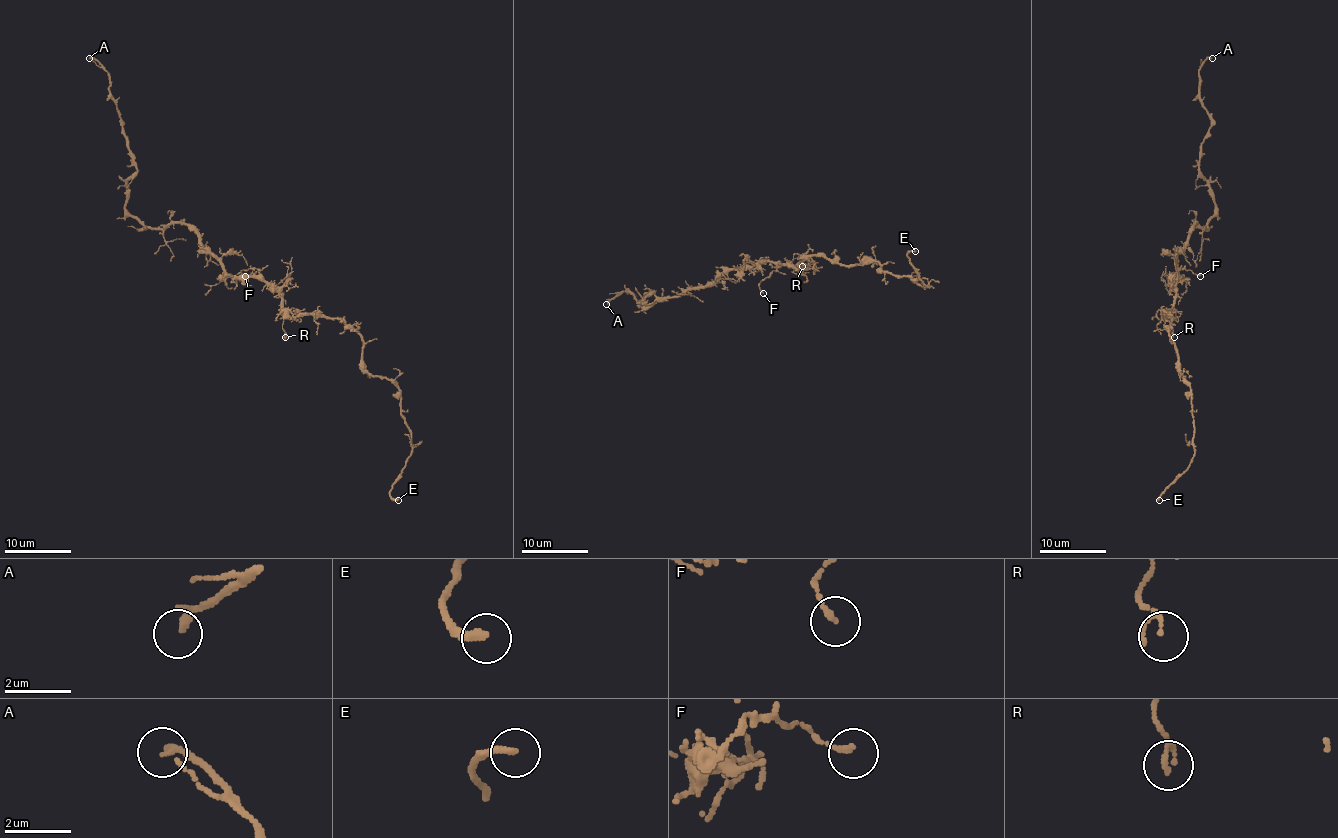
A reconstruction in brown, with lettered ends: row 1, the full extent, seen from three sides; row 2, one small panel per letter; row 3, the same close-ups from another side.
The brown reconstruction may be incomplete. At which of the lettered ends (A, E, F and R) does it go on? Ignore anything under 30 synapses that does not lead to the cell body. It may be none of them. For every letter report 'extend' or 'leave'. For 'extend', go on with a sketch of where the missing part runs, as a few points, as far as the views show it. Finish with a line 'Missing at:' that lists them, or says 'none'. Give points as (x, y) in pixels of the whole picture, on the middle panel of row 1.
A: leave
E: extend; course (915, 251), (944, 251), (978, 288), (977, 299)
F: leave
R: leave
Missing at: E

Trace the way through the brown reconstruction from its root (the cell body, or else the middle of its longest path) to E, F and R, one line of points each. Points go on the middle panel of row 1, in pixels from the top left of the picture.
E: (771, 261), (794, 268), (809, 256), (842, 264), (877, 261), (880, 271), (929, 286), (907, 258), (915, 251)
F: (771, 261), (776, 269), (759, 283), (763, 293)
R: (771, 261), (789, 263), (794, 268), (801, 261), (802, 266)

